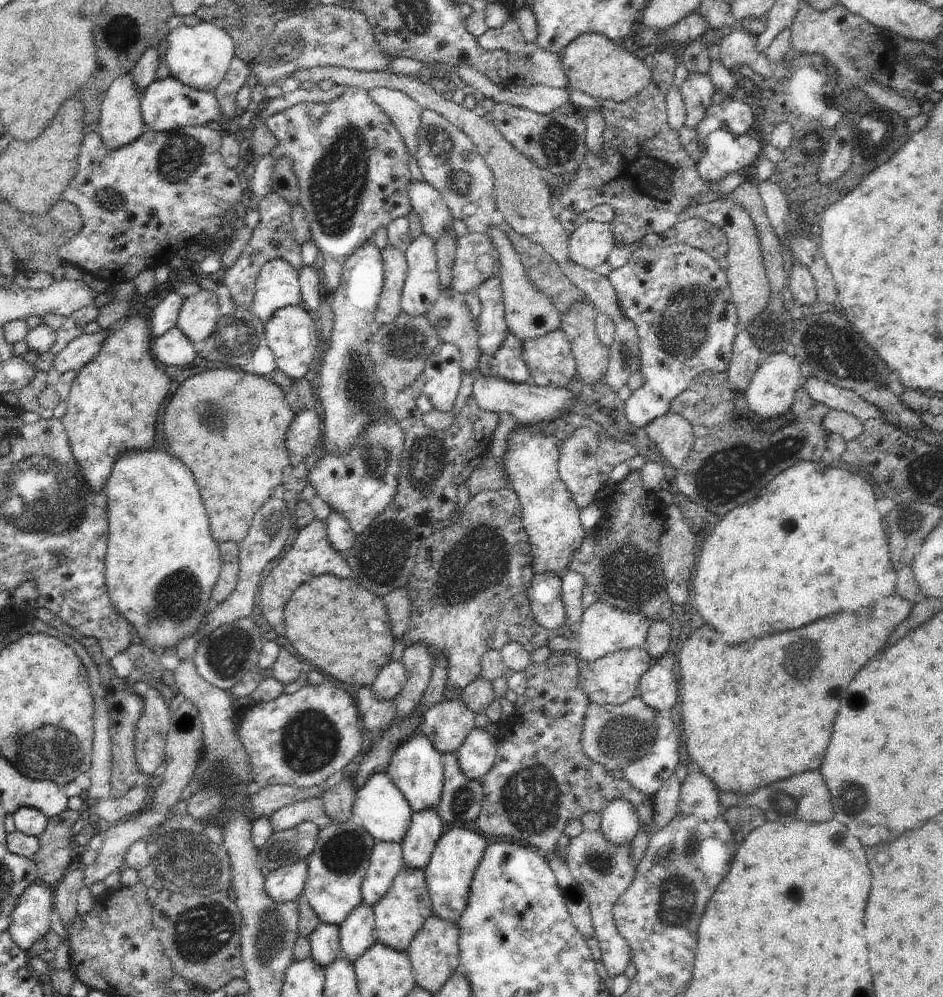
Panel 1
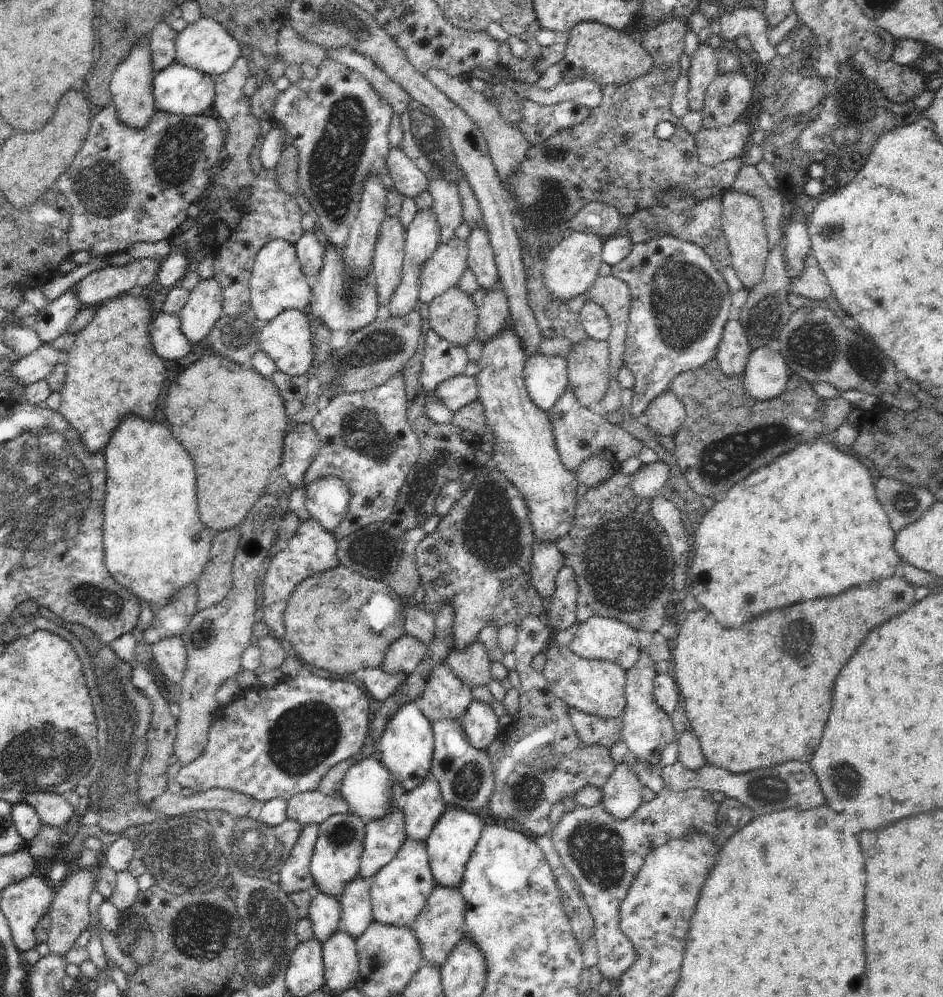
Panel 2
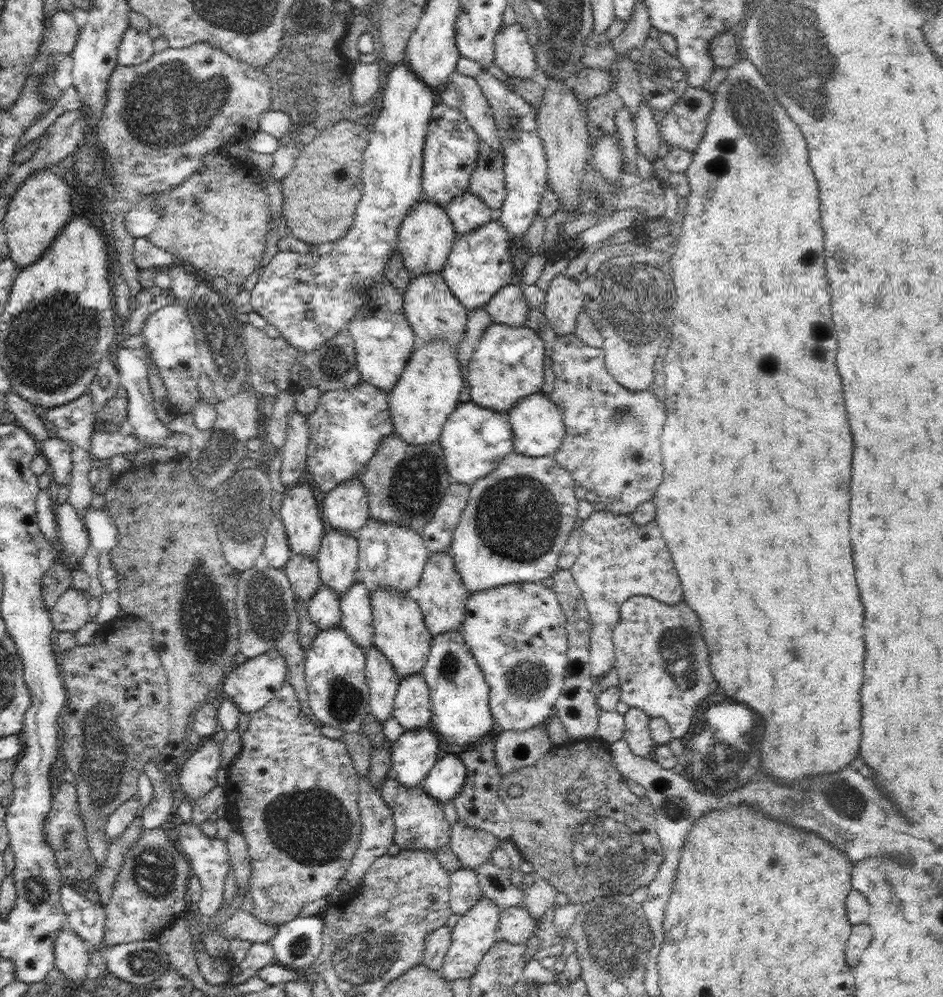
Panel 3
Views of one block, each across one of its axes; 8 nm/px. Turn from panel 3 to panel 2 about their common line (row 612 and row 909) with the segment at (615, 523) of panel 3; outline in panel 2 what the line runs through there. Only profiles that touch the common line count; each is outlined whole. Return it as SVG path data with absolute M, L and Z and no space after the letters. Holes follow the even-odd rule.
M664 786L656 798L643 803L636 808L636 812L626 820L616 820L612 814L606 812L604 802L598 802L596 806L580 806L576 804L574 810L564 812L562 819L556 826L551 826L552 843L560 856L562 865L569 871L569 875L579 885L580 895L588 907L594 922L594 938L598 952L598 969L604 979L619 980L632 968L632 964L638 960L638 954L634 950L634 944L620 930L620 906L627 896L632 882L640 872L646 856L656 850L658 846L678 840L686 834L704 834L712 836L714 840L720 838L718 821L719 804L713 800L713 794L709 791L694 788L689 790L672 790L670 786Z

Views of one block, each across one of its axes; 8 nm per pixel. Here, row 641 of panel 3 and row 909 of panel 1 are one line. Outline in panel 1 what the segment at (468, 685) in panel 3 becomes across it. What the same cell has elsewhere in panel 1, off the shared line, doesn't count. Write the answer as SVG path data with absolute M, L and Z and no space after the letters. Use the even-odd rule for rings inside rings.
M456 826L448 830L446 834L442 834L434 847L430 864L425 868L428 894L432 901L433 913L438 918L444 918L454 924L460 922L460 918L468 906L472 877L486 852L487 845L485 836L478 833L472 826L469 829L464 826Z

